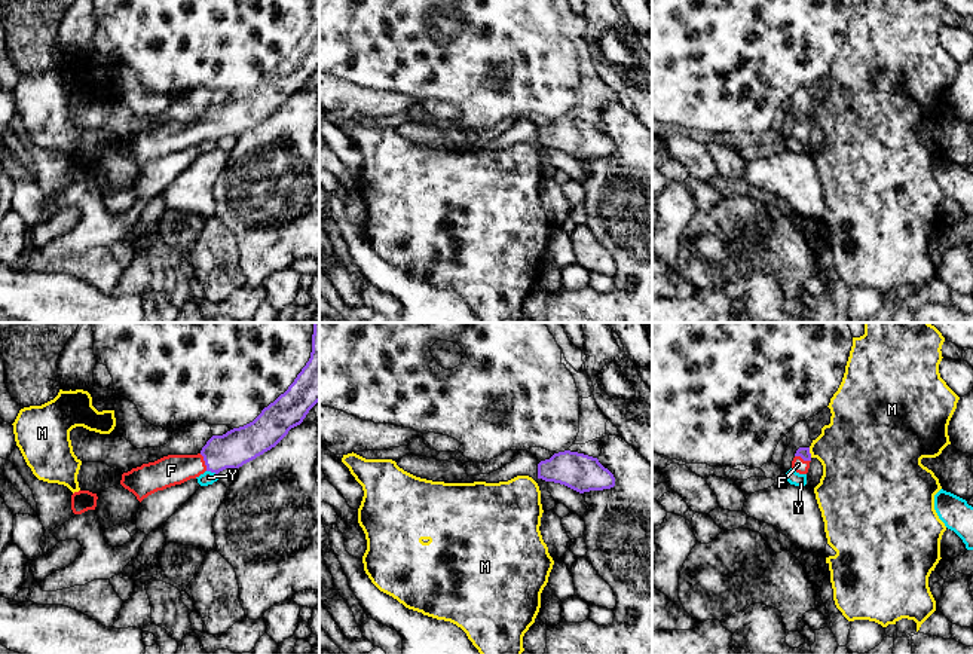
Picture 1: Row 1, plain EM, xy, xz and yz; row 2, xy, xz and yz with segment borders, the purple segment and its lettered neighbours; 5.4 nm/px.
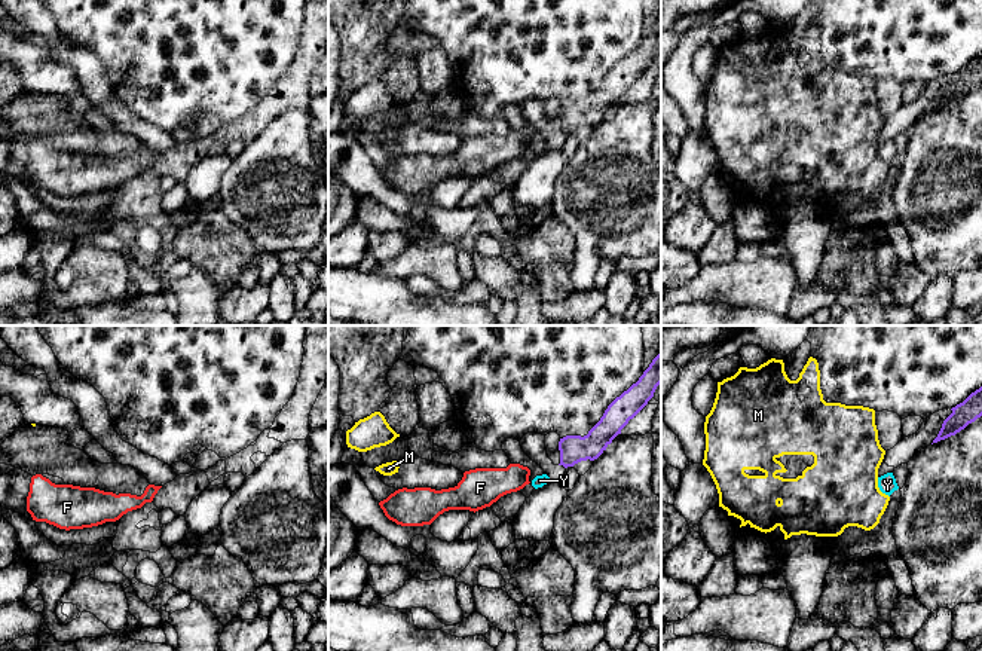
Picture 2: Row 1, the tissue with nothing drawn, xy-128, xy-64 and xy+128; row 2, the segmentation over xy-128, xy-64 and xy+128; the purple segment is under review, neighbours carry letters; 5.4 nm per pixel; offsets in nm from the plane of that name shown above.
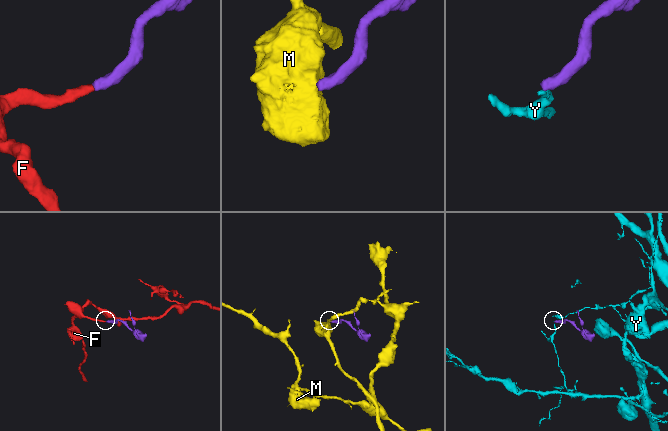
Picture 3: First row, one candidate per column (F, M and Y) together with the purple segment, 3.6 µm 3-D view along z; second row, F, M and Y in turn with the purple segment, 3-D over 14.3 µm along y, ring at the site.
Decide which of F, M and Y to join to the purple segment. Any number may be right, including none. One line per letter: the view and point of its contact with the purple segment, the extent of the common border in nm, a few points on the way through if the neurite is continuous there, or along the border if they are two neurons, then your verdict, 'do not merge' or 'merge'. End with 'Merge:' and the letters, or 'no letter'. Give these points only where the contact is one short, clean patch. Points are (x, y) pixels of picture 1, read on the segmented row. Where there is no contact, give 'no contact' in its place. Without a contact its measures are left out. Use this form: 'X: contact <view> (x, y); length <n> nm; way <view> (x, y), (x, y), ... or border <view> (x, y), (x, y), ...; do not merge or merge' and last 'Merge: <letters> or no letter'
F: contact xy (205, 463); length 100 nm; way xy (238, 446), (220, 452), (205, 463), (171, 470); merge
M: contact yz (808, 452); length 60 nm; border yz (808, 448), (811, 457); do not merge
Y: contact xy (211, 471); length 60 nm; border xy (207, 470), (216, 474); do not merge
Merge: F

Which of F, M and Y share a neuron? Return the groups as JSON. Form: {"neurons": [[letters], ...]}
{"neurons": [["F"], ["M"], ["Y"]]}

